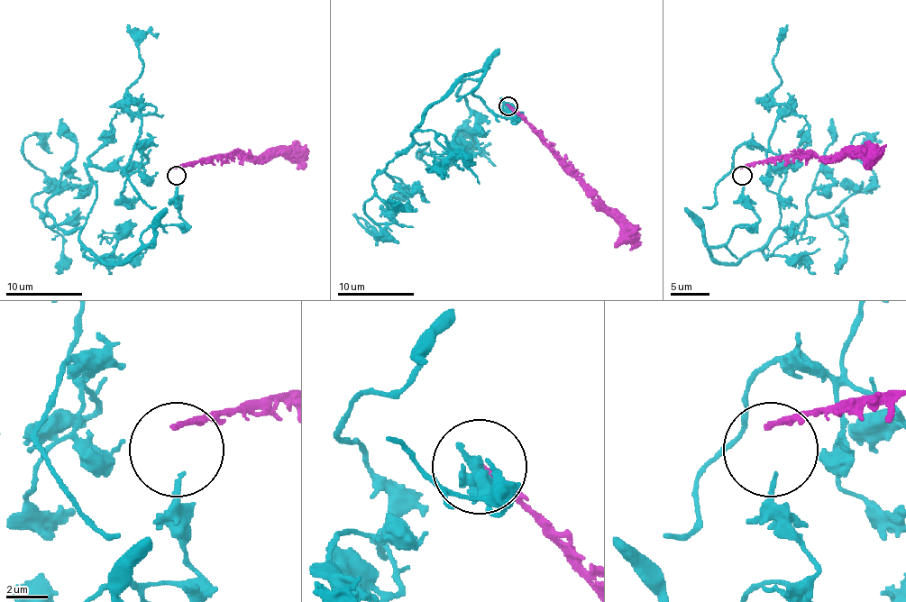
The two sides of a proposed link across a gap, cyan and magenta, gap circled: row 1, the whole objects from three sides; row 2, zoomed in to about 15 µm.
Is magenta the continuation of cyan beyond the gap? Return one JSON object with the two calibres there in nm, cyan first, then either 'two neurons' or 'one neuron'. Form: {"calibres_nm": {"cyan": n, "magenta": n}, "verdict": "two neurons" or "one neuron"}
{"calibres_nm": {"cyan": 220, "magenta": 240}, "verdict": "two neurons"}

